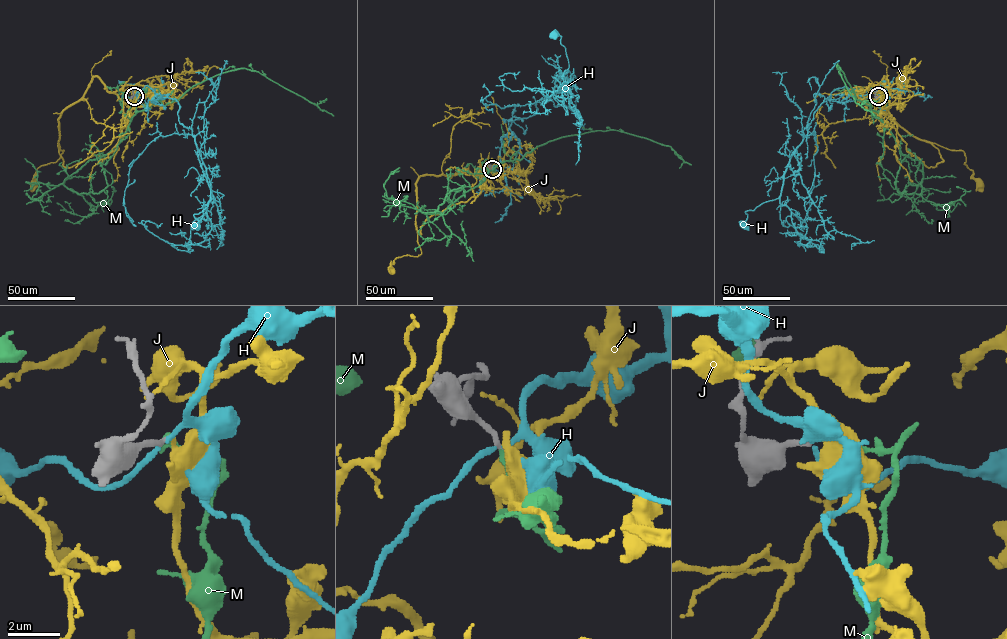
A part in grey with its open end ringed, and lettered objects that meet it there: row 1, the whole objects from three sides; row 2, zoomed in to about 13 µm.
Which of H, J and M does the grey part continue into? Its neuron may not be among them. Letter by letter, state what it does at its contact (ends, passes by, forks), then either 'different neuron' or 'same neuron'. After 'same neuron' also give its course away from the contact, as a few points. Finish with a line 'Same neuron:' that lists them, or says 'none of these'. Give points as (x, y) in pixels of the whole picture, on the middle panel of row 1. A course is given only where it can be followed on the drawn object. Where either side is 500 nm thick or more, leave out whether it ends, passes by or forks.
H: it passes by; different neuron
J: it ends there; different neuron
M: it ends there; same neuron; it runs (491, 169), (442, 213), (421, 212), (434, 212), (465, 185), (447, 191), (449, 203)
Same neuron: M

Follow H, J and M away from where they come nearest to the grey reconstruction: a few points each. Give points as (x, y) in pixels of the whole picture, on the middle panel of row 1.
H: (492, 169), (512, 121), (534, 114), (568, 71), (554, 34)
J: (492, 169), (494, 176), (475, 197), (433, 214), (421, 234), (415, 222), (421, 253), (396, 258), (390, 269)
M: (491, 169), (442, 213), (421, 212), (434, 212), (465, 185), (447, 191), (449, 203)

